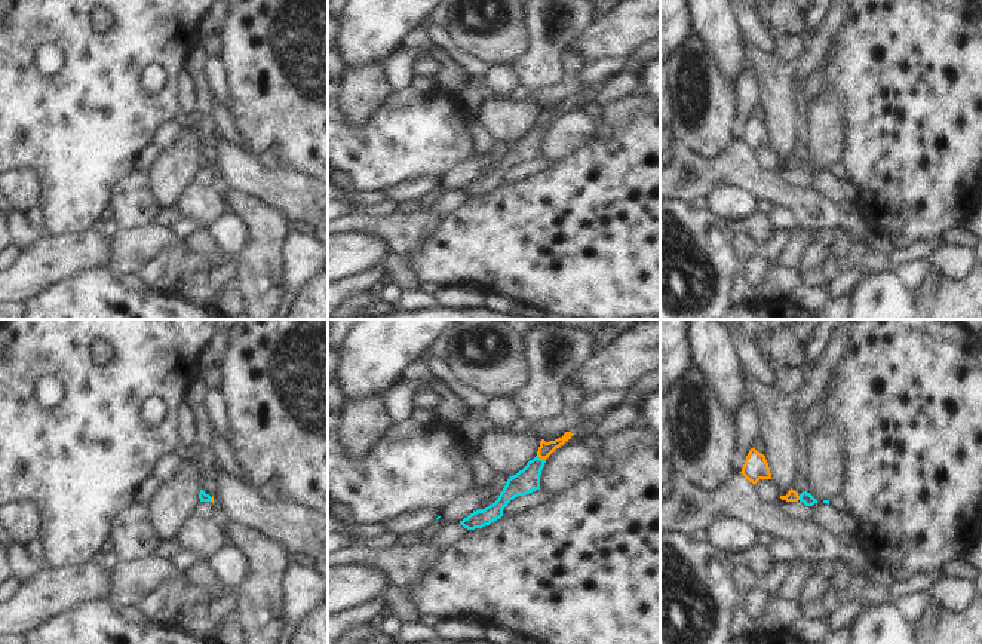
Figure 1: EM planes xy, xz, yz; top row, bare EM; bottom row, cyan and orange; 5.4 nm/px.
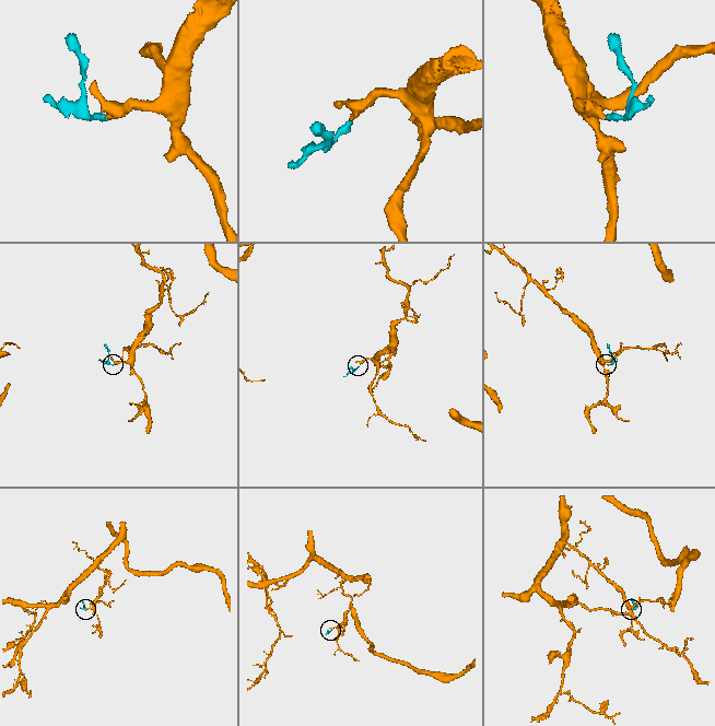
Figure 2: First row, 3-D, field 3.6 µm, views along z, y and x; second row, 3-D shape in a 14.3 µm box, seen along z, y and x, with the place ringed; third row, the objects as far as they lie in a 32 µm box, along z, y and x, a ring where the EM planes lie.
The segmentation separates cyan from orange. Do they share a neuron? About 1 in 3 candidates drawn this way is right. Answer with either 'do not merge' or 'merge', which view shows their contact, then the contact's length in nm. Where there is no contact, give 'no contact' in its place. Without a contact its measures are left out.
merge | xz | 60 nm

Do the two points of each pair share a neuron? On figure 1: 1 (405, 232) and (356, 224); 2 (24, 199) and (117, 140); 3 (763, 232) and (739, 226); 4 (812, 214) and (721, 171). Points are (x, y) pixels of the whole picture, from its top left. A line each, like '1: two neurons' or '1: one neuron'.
1: one neuron
2: two neurons
3: one neuron
4: one neuron

